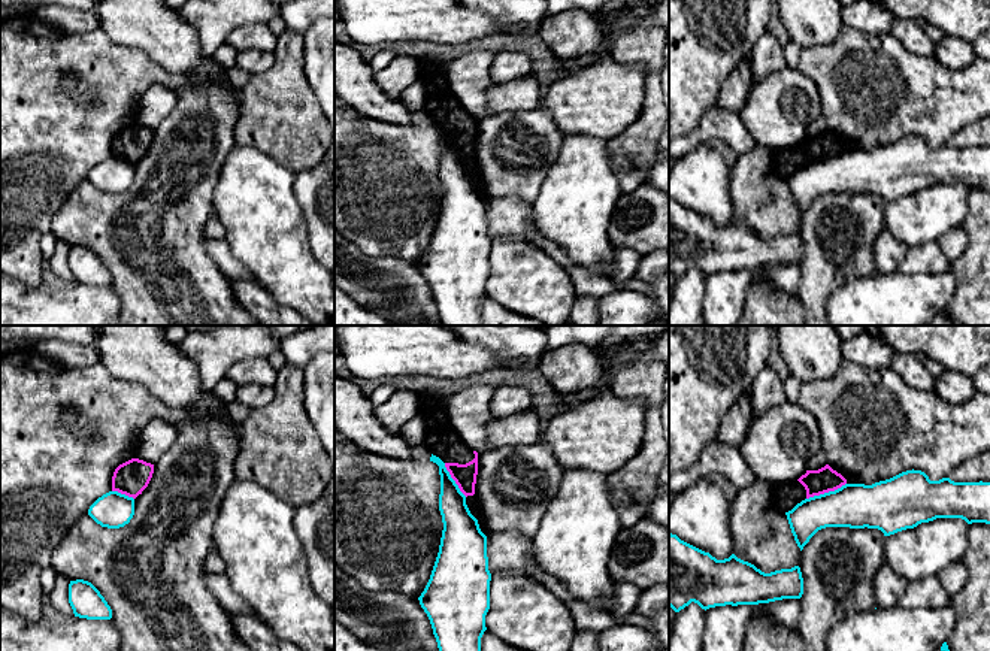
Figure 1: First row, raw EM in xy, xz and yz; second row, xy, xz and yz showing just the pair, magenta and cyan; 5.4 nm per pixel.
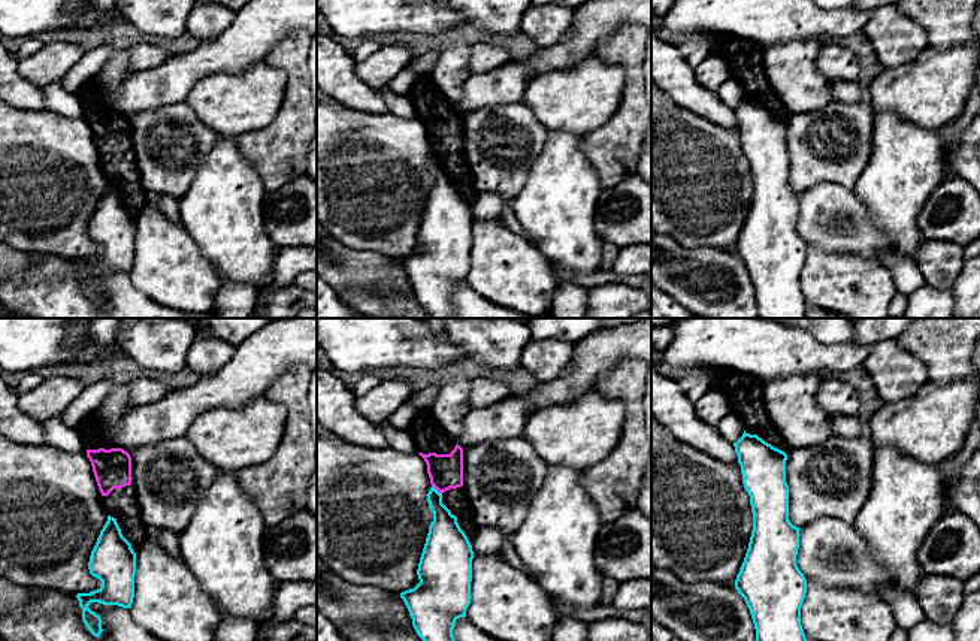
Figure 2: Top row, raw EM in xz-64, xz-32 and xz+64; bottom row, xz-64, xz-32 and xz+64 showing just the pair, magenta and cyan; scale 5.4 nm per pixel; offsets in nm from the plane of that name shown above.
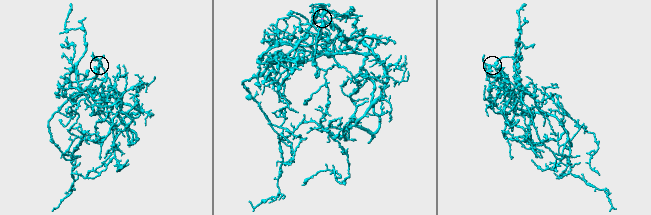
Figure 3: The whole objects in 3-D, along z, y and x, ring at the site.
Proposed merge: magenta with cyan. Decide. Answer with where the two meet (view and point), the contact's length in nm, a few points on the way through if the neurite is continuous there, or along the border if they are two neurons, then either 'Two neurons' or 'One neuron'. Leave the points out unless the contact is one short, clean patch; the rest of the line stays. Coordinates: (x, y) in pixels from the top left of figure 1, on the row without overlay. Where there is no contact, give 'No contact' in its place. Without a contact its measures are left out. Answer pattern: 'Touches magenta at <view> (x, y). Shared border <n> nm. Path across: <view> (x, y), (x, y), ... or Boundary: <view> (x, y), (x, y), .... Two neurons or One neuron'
Touches magenta at yz (826, 157). Shared border 240 nm. Boundary: yz (845, 148), (807, 164). Two neurons

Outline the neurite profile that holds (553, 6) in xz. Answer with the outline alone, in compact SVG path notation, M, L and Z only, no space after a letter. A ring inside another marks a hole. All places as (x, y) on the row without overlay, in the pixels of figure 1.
M545 0L547 16L558 15L561 12L582 10L594 15L606 0Z

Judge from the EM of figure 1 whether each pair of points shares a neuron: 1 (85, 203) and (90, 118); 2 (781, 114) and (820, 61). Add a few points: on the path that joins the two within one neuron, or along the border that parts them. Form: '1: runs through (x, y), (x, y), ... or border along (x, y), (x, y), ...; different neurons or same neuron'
1: border along (87, 178), (70, 193), (63, 205); different neurons
2: border along (798, 67), (814, 82), (822, 111); different neurons

